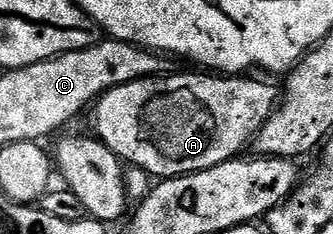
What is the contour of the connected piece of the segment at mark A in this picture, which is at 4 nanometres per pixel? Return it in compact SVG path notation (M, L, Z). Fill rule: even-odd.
M192 71L196 73L176 73L171 75L161 75L158 77L142 77L134 83L126 83L122 87L114 87L110 91L101 93L91 106L92 125L95 136L104 146L110 150L115 157L119 157L121 162L129 166L144 170L152 179L167 179L169 177L184 177L187 173L197 173L206 171L215 165L221 165L224 161L230 161L241 156L244 148L249 148L250 142L255 138L257 129L272 118L272 114L278 108L278 89L272 85L267 85L264 81L251 81L248 75L209 75L204 71Z

